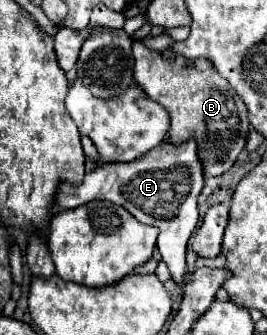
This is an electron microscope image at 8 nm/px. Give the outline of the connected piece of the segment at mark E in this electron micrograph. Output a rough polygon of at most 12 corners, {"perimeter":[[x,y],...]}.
{"perimeter":[[195,140],[61,182],[53,208],[123,206],[183,282],[203,164]]}

